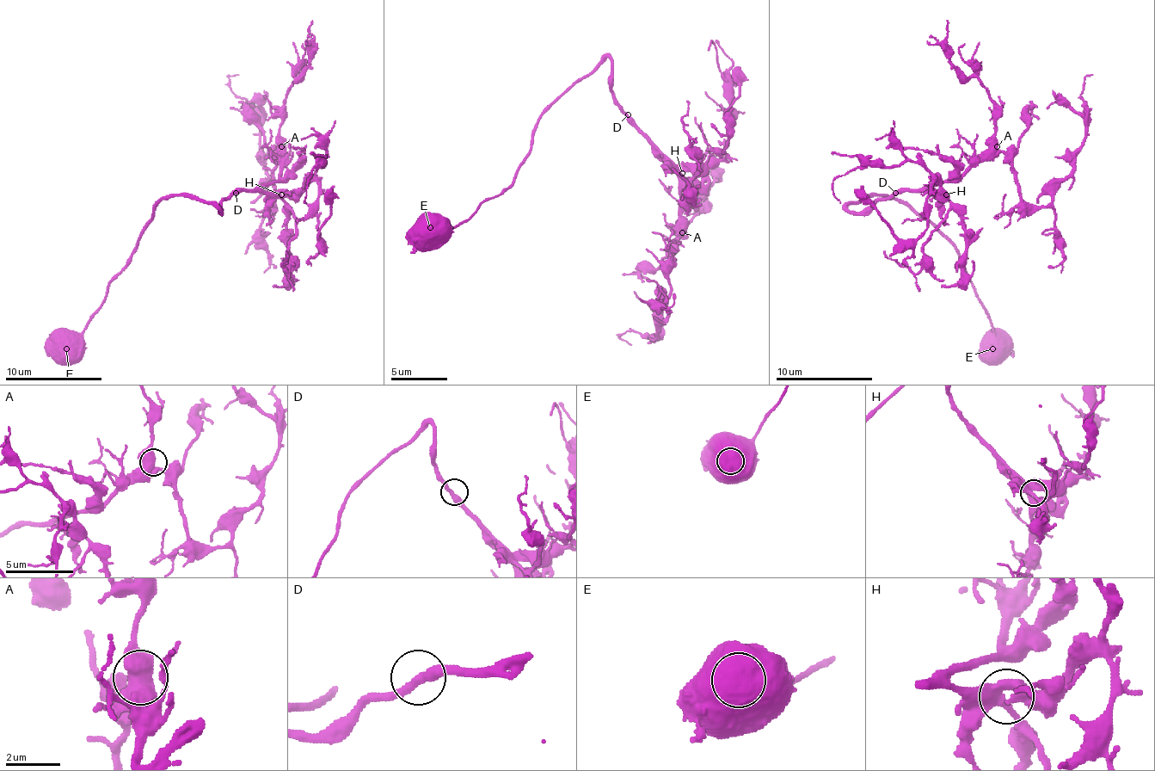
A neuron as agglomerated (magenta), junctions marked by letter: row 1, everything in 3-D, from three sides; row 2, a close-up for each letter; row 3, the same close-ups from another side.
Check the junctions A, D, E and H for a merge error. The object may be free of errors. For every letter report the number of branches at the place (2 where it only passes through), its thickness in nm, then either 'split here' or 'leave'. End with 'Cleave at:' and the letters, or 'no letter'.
A: 3 branches meet; 550 nm thick; leave
D: 2 branches meet; 360 nm thick; leave
E: 1 branches meet; 1400 nm thick; leave
H: 3 branches meet; 360 nm thick; leave
Cleave at: no letter

